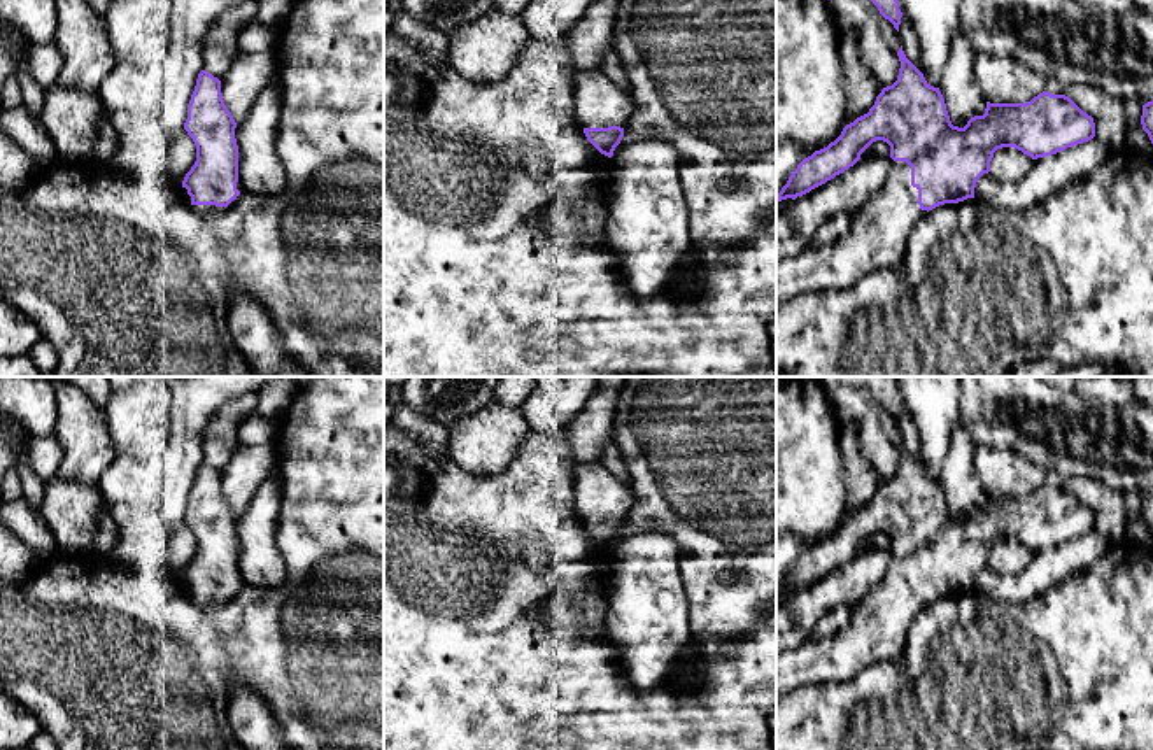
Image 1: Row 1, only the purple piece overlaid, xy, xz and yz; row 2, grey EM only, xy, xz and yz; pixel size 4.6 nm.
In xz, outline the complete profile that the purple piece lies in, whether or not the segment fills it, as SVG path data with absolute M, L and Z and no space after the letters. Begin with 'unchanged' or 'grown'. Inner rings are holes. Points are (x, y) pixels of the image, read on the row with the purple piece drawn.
grown | M601 70L576 74L573 77L573 116L582 124L587 140L605 156L612 158L615 147L624 137L624 128L619 124L626 121L634 110L634 102L629 93L622 91Z

